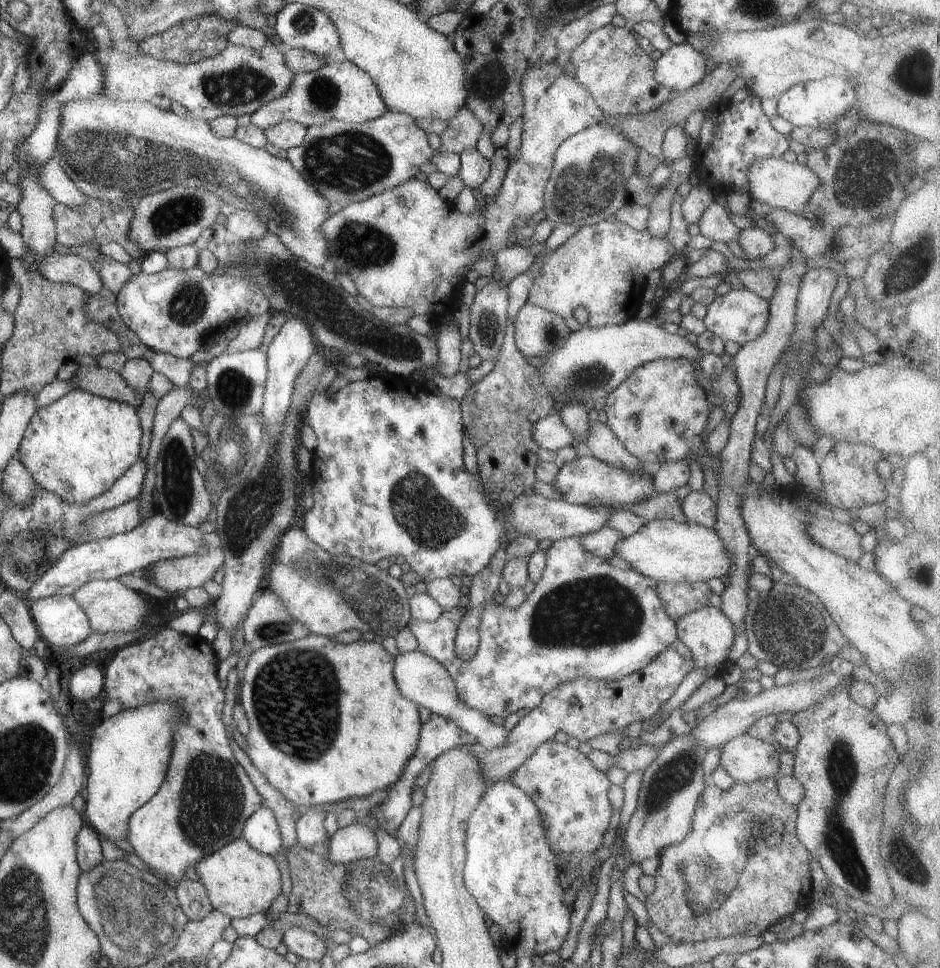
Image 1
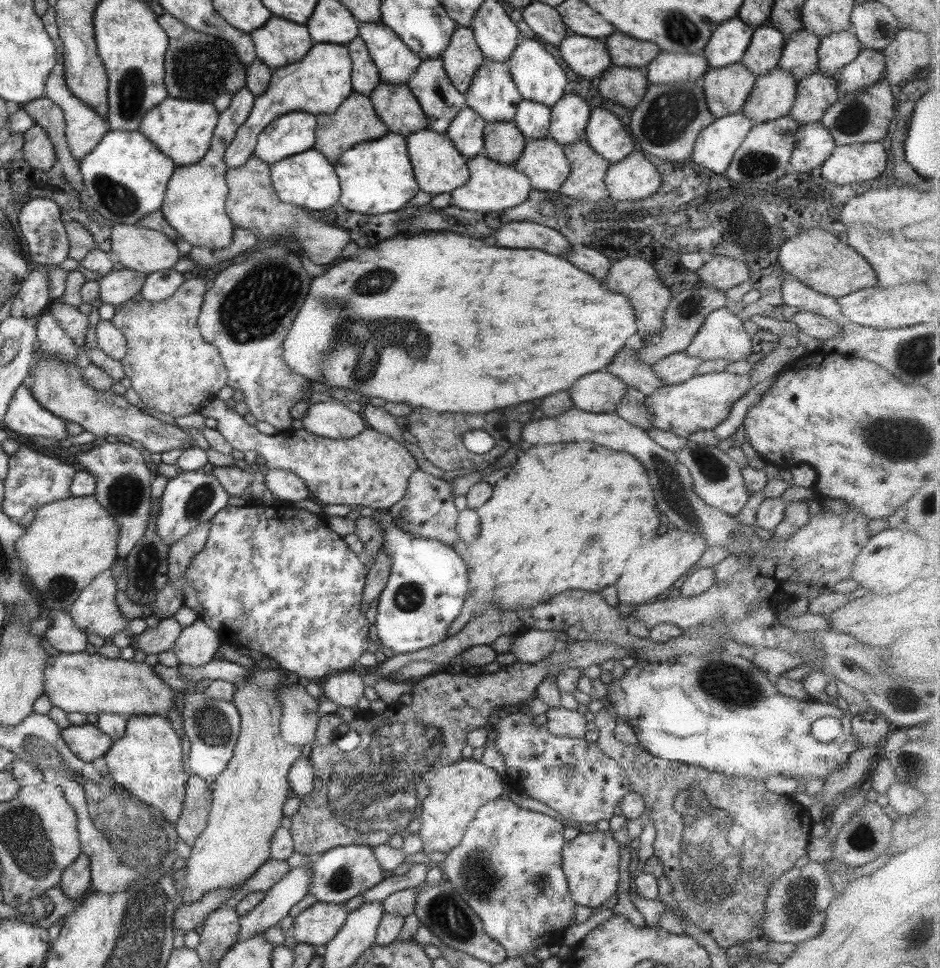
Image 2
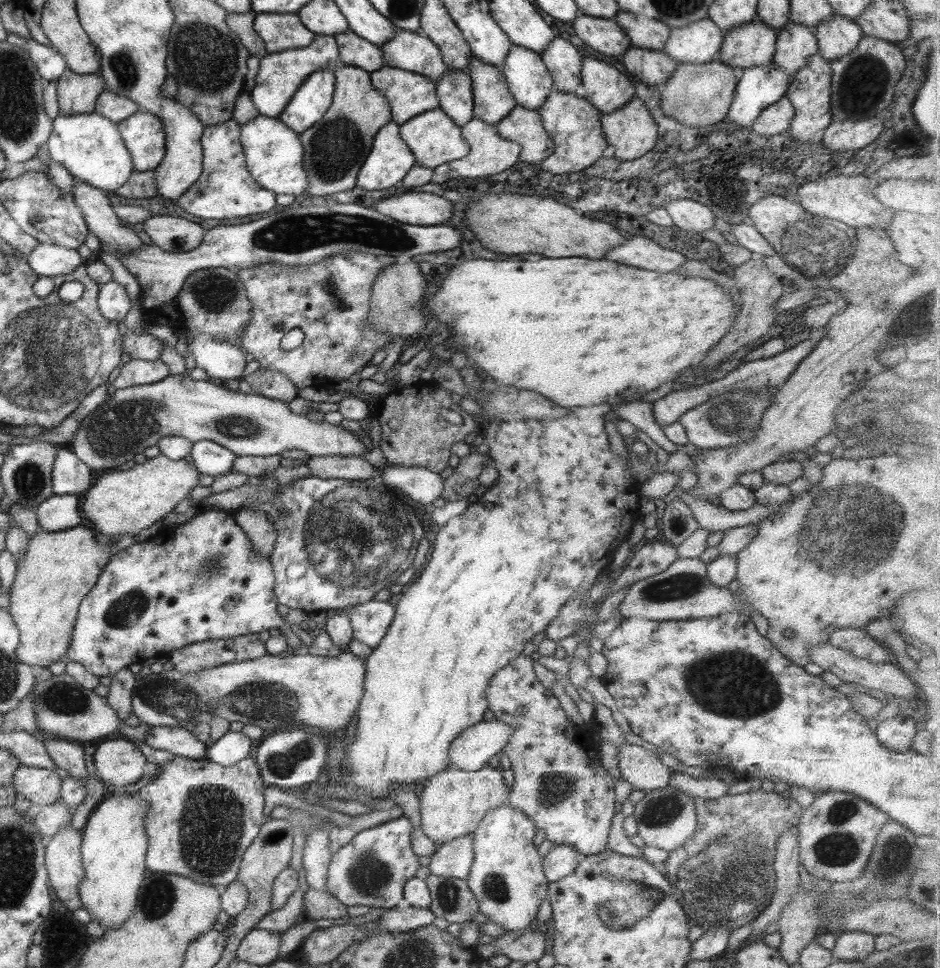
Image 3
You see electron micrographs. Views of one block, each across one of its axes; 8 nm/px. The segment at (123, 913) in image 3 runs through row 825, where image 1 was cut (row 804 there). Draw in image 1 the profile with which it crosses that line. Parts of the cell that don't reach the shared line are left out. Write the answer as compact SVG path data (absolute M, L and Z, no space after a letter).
M149 702L149 704L143 704L139 708L131 708L131 710L121 709L114 715L110 715L107 718L102 718L100 724L93 728L91 732L91 740L87 744L85 761L88 764L88 775L86 778L86 787L83 788L84 809L81 811L85 824L89 825L101 838L108 840L109 842L115 842L117 840L125 840L125 832L127 832L127 820L134 810L137 810L142 804L145 804L152 796L159 790L159 786L163 782L164 774L167 772L168 759L171 758L171 738L173 738L173 730L179 722L183 722L183 710L179 708L177 702Z

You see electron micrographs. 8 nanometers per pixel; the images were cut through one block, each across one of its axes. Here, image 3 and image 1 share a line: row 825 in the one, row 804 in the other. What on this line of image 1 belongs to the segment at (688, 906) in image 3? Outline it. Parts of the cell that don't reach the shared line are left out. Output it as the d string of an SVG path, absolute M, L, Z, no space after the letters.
M777 777L763 778L763 780L754 780L753 782L735 781L735 784L731 785L731 788L727 790L719 790L715 786L706 784L696 800L695 810L693 816L691 816L692 821L689 824L685 838L681 842L659 850L657 854L659 864L655 874L652 876L654 878L653 892L646 896L647 899L644 902L644 906L649 922L664 934L666 941L691 943L696 940L719 939L731 935L761 935L768 930L769 926L775 924L777 920L790 916L795 910L807 908L812 902L811 872L809 871L811 858L801 842L799 842L795 832L797 805L787 804L779 798L777 784L775 784L776 779Z

